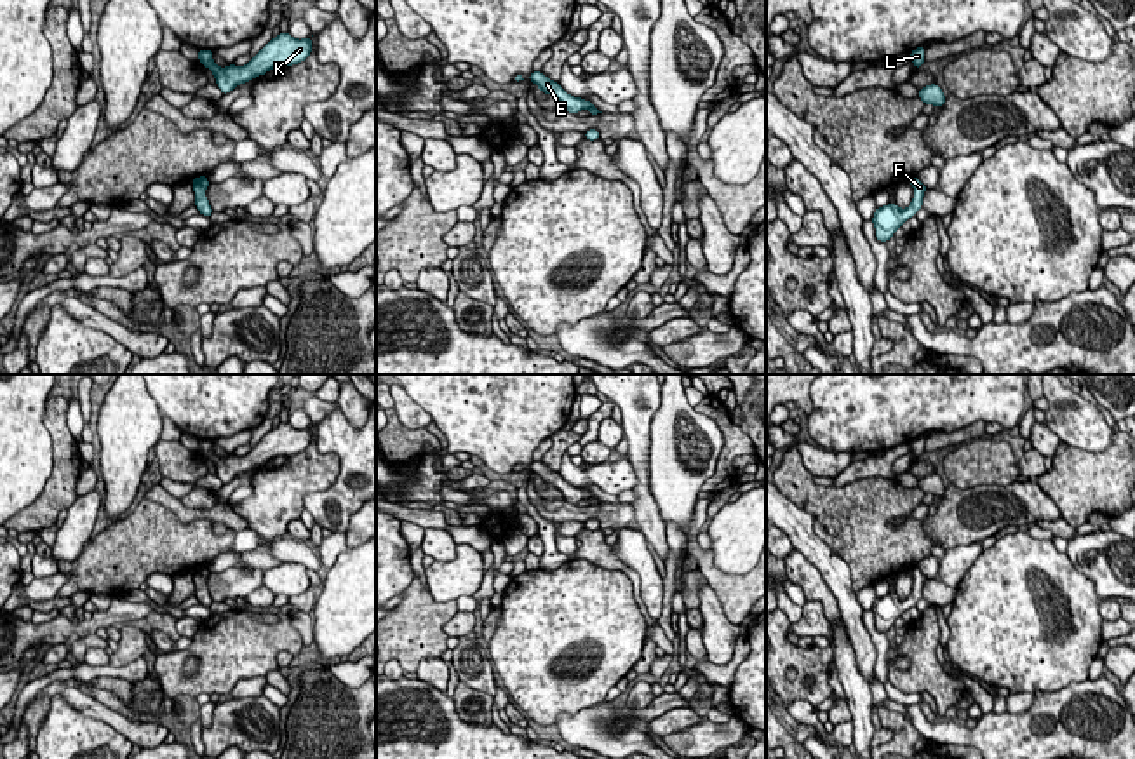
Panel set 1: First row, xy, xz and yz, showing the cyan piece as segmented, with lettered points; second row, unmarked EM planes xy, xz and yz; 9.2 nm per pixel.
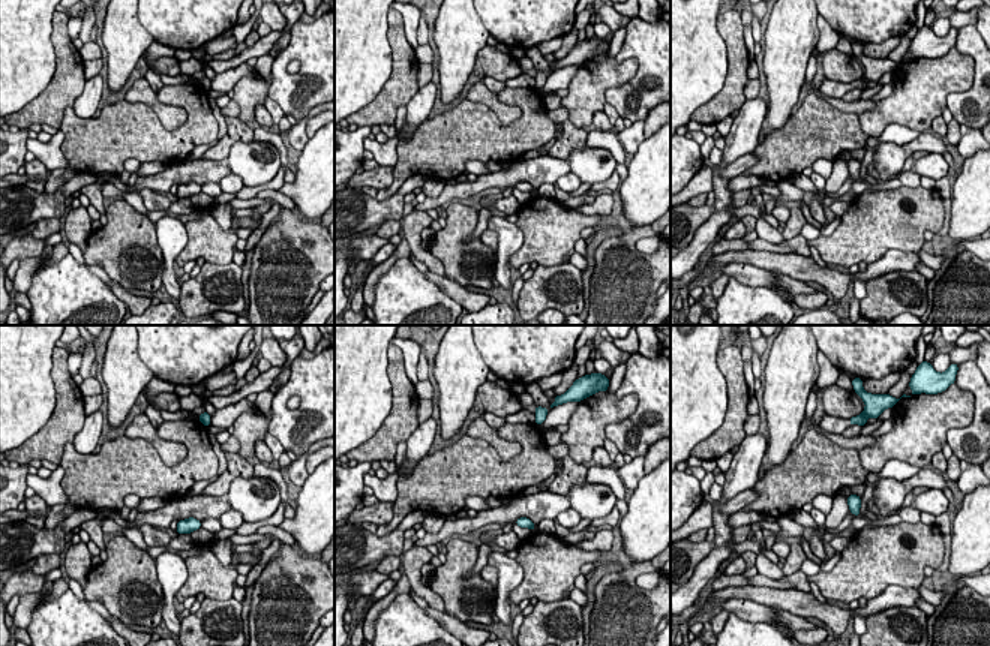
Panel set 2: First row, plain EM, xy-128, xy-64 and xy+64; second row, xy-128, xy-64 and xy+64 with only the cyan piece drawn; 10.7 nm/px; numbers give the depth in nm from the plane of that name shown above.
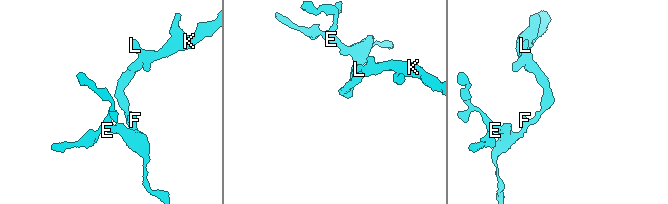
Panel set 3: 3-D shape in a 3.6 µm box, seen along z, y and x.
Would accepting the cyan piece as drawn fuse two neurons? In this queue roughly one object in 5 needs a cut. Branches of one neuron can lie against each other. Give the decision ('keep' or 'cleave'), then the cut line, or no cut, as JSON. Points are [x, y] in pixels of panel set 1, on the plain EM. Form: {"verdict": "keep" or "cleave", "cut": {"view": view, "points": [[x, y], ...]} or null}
{"verdict": "keep", "cut": null}

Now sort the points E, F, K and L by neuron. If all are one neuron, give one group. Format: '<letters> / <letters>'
E F K L

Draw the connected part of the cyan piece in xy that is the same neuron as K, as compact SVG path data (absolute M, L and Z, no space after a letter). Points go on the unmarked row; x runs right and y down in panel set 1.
M287 421L272 428L245 456L228 454L226 458L219 458L212 449L212 440L198 440L198 449L214 463L221 482L228 484L238 474L245 474L277 456L292 456L305 451L310 442L312 427L298 430Z

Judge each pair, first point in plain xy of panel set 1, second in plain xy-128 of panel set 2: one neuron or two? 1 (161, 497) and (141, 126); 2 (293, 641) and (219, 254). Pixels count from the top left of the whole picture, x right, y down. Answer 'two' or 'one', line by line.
1: two
2: one

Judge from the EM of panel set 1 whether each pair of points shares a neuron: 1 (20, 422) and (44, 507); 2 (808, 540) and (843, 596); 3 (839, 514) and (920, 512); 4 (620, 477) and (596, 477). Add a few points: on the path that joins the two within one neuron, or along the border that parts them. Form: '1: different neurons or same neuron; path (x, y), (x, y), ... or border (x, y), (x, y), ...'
1: different neurons; border (51, 453), (51, 476), (44, 490), (18, 512)
2: same neuron; path (819, 554), (834, 570), (839, 582)
3: different neurons; border (921, 502), (911, 512), (913, 519)
4: same neuron; path (615, 477), (601, 477)

